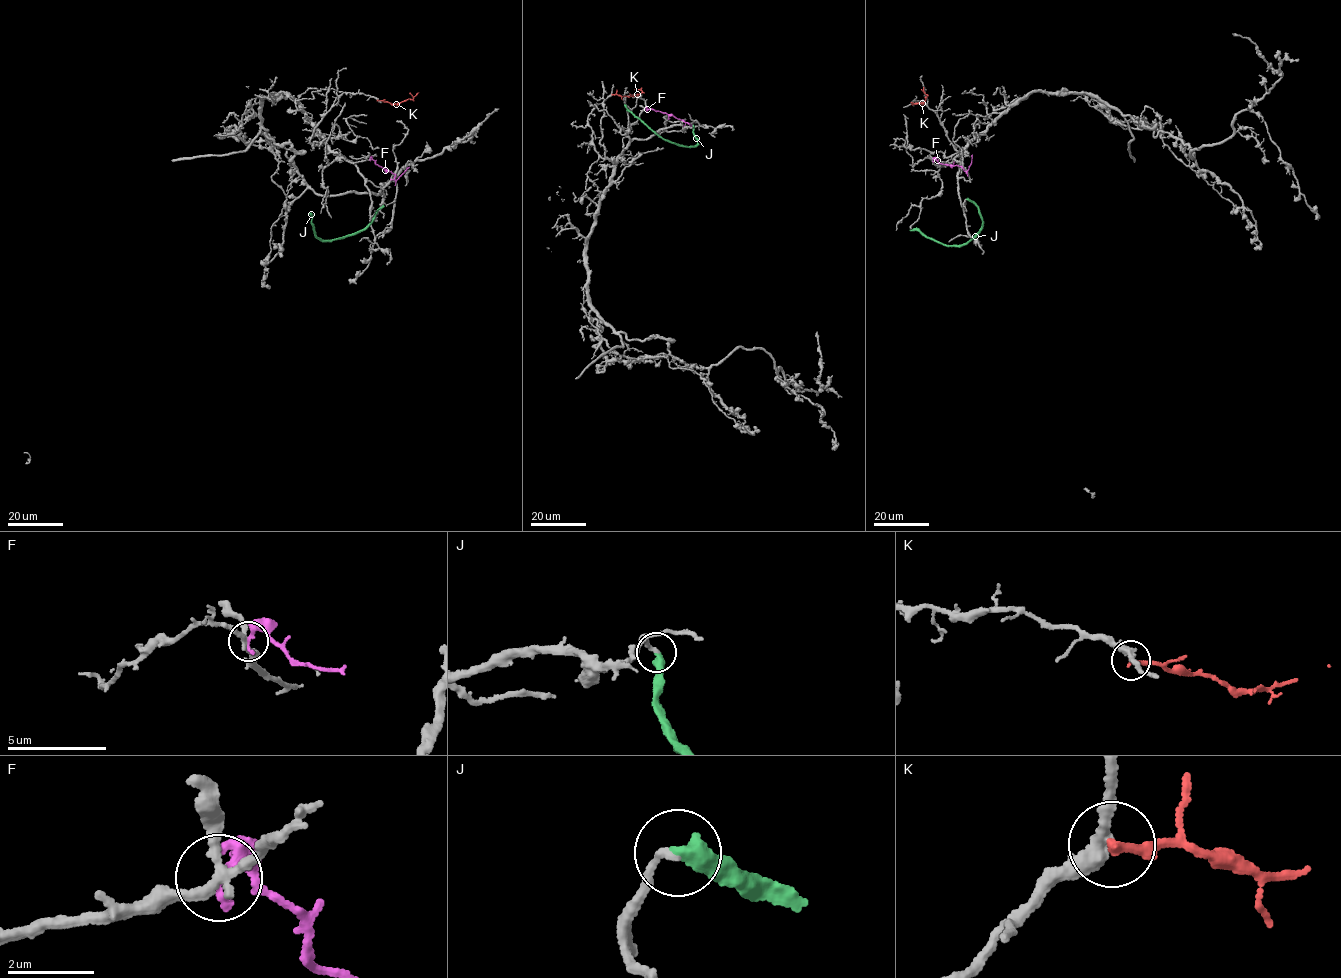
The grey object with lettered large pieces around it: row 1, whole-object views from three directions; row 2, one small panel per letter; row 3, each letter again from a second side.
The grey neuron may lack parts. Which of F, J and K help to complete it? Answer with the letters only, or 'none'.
none

